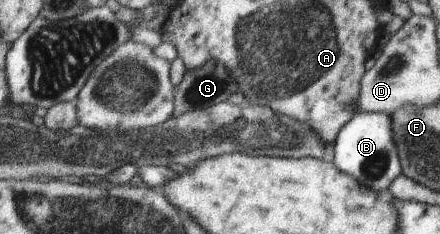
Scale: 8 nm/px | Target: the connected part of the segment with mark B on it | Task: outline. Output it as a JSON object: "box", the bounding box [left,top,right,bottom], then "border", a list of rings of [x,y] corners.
{"box":[329,112,401,193],"border":[[[387,112],[355,114],[339,131],[329,158],[337,169],[353,176],[362,186],[373,188],[377,193],[386,193],[388,183],[401,170],[395,142],[392,140],[390,115]]]}

